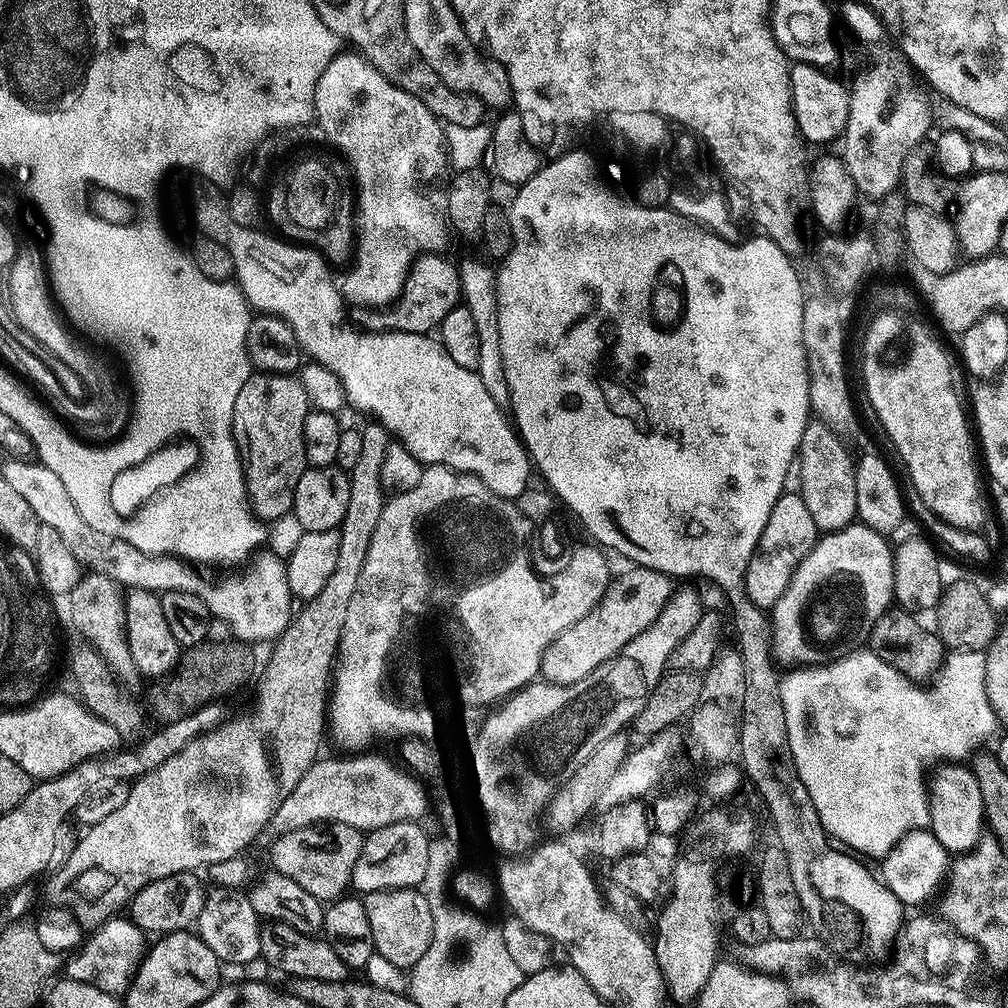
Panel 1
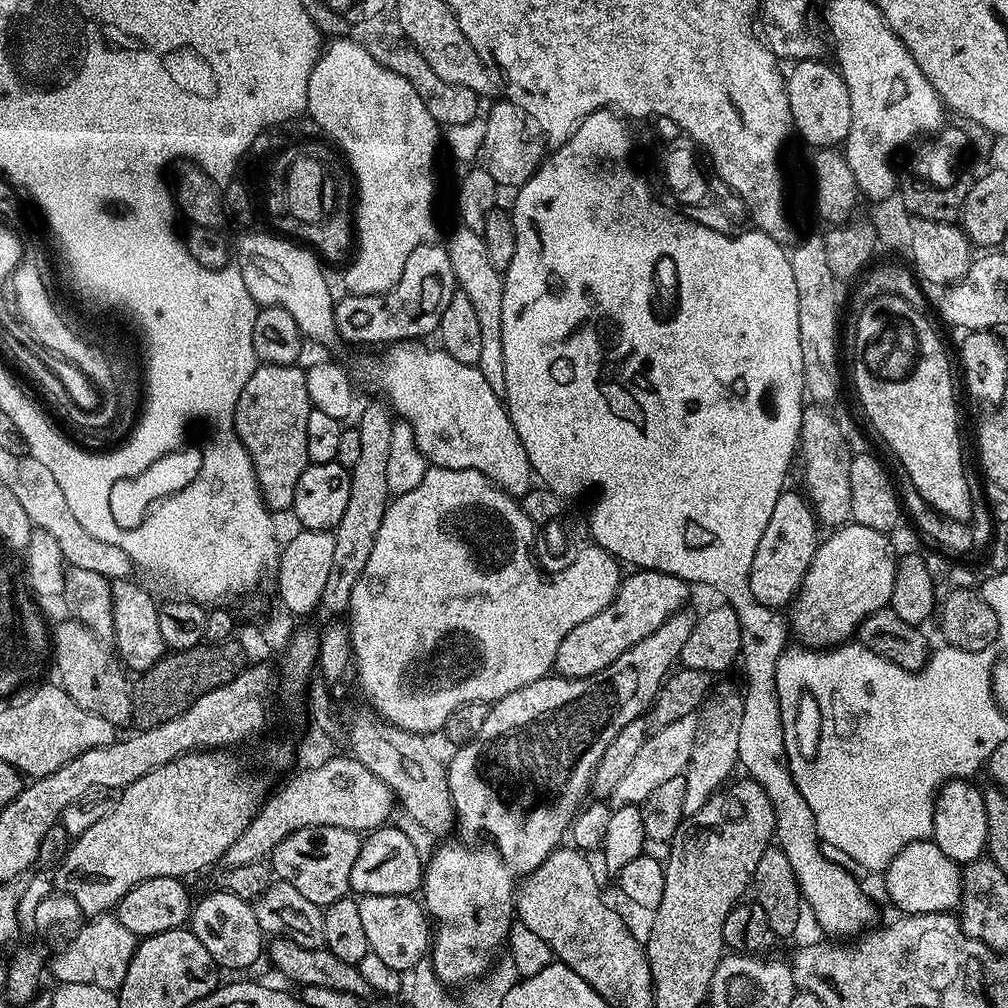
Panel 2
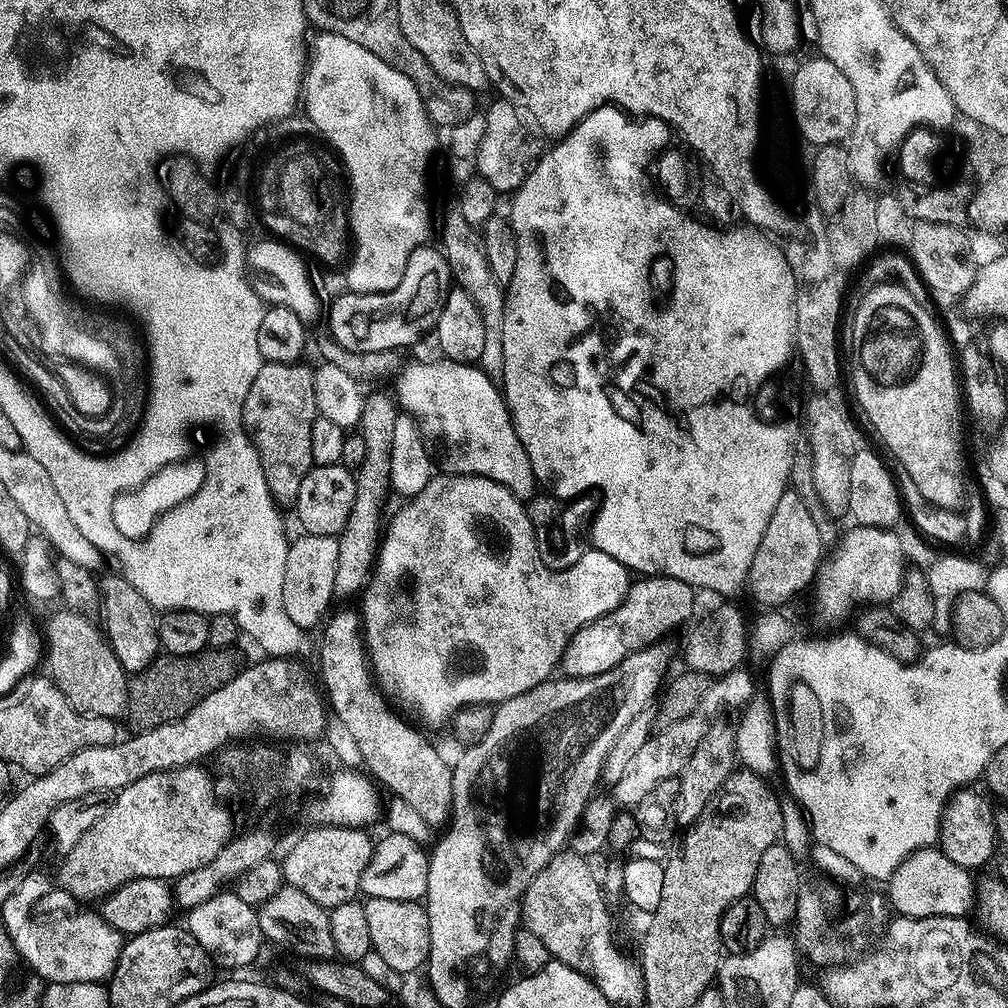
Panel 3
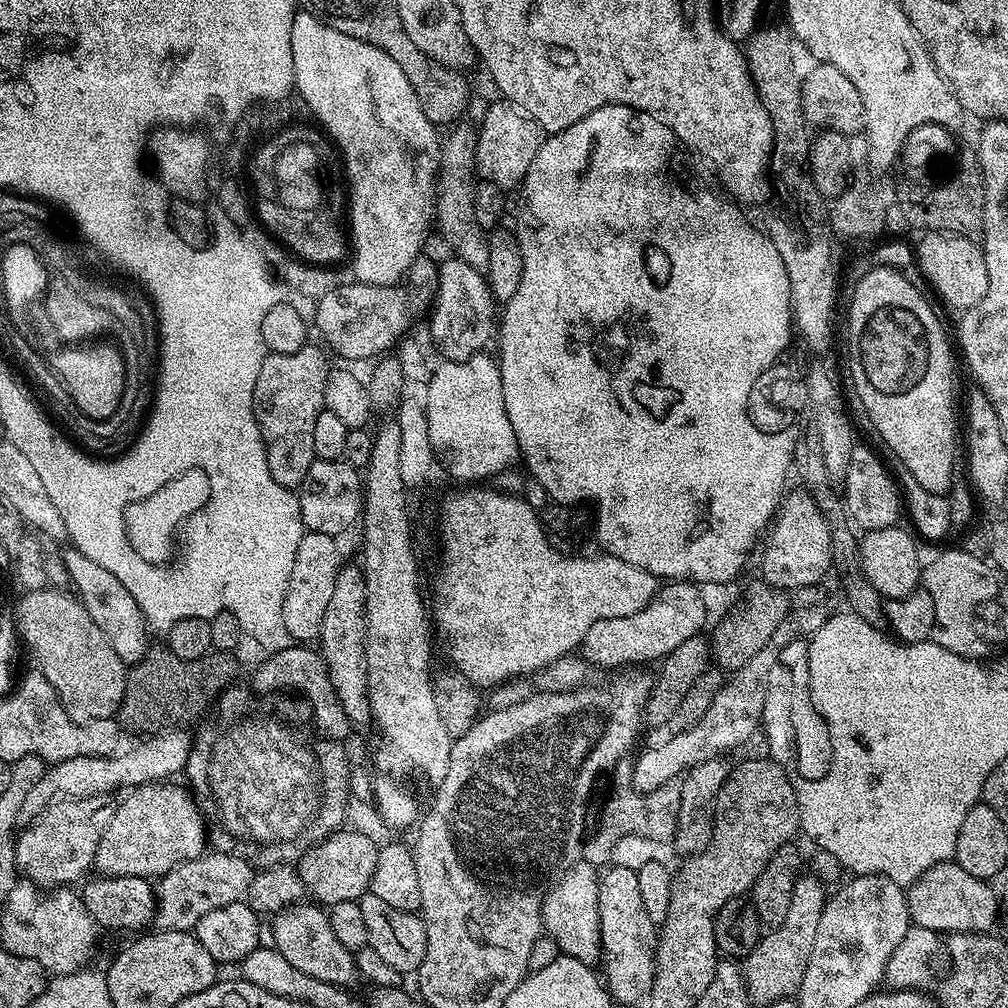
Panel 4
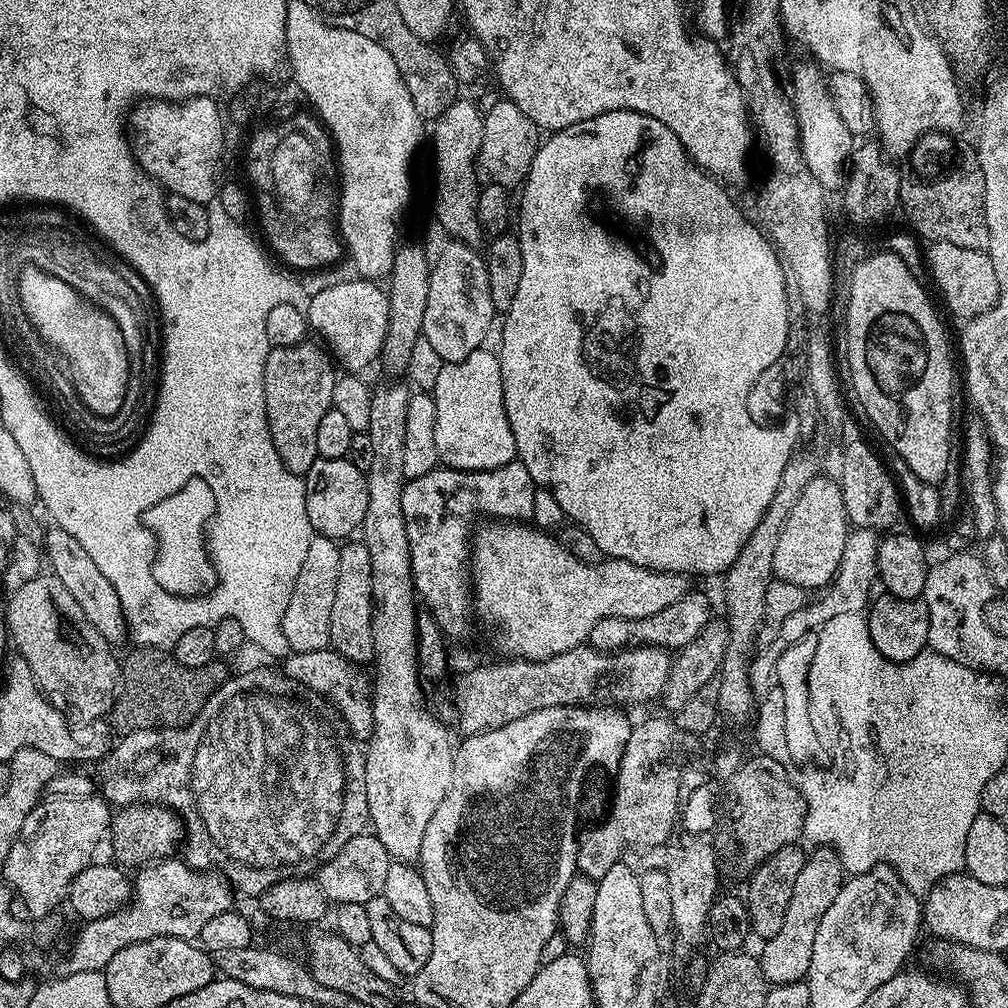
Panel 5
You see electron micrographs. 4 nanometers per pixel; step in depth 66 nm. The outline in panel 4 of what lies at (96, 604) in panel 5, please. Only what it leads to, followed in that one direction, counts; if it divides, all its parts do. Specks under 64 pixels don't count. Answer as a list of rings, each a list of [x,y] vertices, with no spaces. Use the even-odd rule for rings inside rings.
[[[68,546],[68,549],[65,547],[62,555],[71,591],[78,597],[86,614],[90,614],[94,626],[98,626],[98,630],[106,634],[106,642],[114,646],[114,654],[118,654],[124,665],[137,664],[148,652],[150,636],[146,631],[144,615],[134,602],[130,590],[126,590],[126,586],[122,586],[122,582],[118,582],[118,578],[114,578],[114,574],[110,574],[106,566],[98,566],[94,558],[86,558],[86,554],[82,554],[74,546]]]

